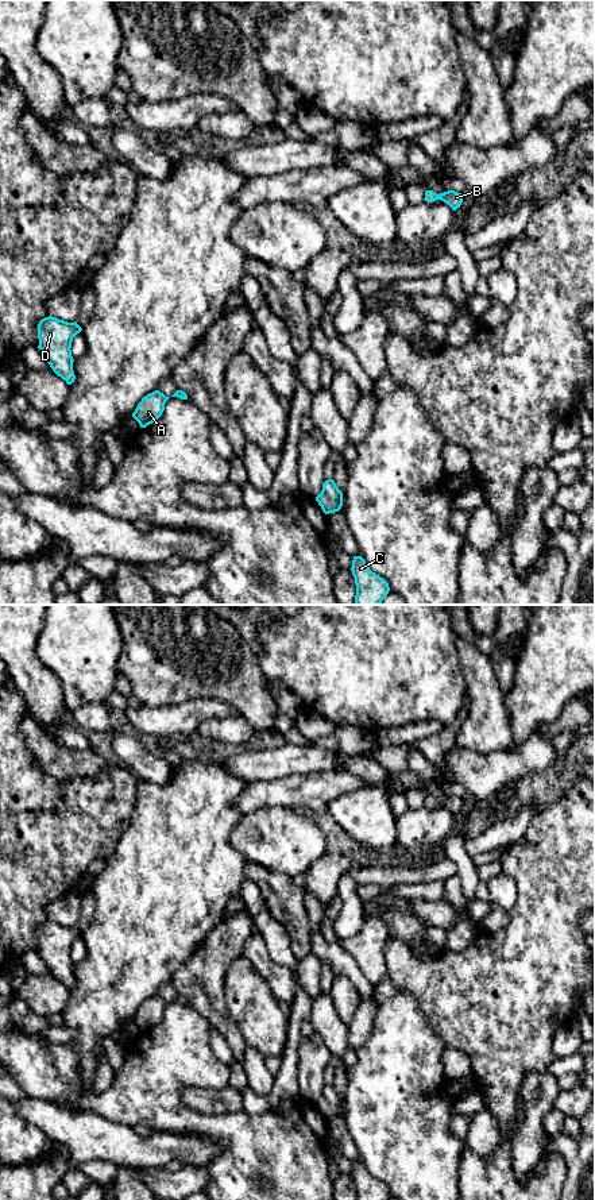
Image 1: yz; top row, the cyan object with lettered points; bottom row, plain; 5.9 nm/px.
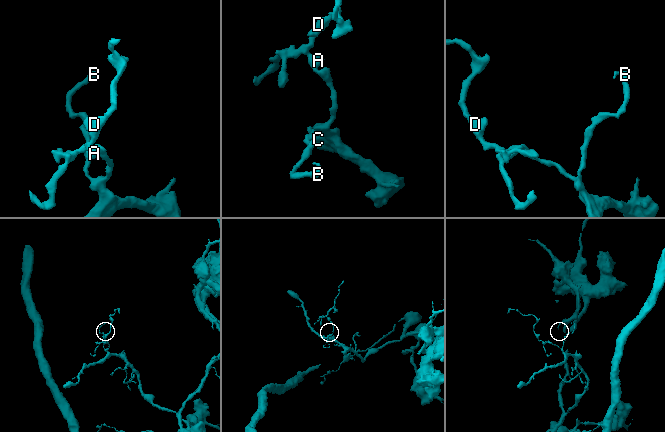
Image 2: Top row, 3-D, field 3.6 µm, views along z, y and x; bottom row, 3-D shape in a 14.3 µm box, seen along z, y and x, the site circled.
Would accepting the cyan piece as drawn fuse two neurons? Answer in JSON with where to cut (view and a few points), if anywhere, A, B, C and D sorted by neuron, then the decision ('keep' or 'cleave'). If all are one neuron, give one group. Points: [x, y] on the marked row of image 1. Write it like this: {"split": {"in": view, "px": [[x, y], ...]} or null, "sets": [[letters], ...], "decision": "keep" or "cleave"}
{"split": null, "sets": [["A", "B", "C", "D"]], "decision": "keep"}

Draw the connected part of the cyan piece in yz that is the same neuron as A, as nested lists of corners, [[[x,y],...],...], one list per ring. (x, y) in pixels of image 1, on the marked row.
[[[159,390],[147,394],[138,404],[132,417],[139,422],[140,428],[146,428],[162,416],[169,398]]]

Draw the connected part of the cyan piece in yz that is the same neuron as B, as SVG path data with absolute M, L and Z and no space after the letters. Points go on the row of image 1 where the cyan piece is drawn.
M426 190L424 200L428 202L441 200L445 204L448 204L452 208L452 211L456 211L457 208L460 208L460 205L463 202L463 194L457 193L455 190L448 190L448 192L444 192L441 194L437 194L433 190Z

